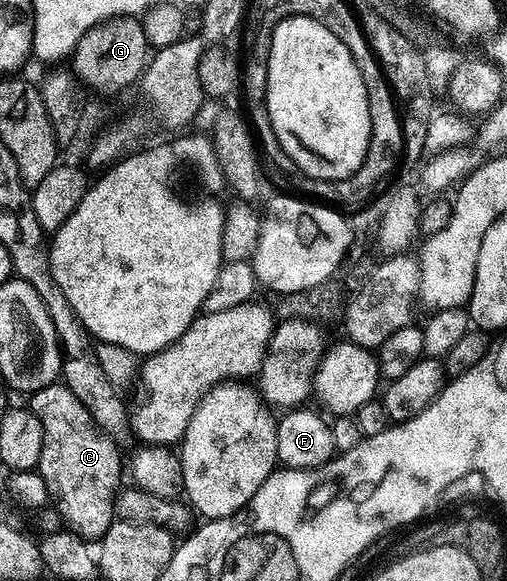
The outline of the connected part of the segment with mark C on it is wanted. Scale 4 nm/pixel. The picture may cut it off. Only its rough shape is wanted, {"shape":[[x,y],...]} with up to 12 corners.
{"shape":[[63,383],[27,407],[36,472],[84,539],[115,520],[118,442]]}

